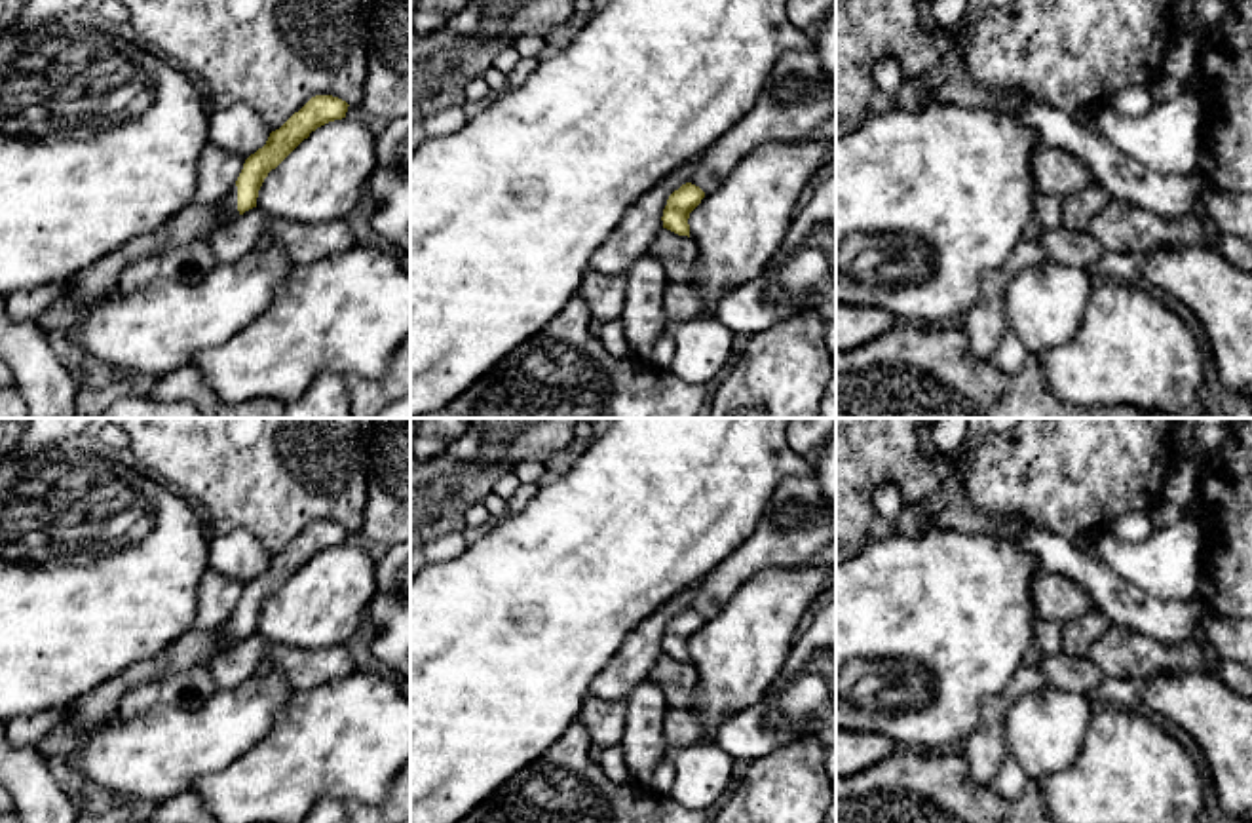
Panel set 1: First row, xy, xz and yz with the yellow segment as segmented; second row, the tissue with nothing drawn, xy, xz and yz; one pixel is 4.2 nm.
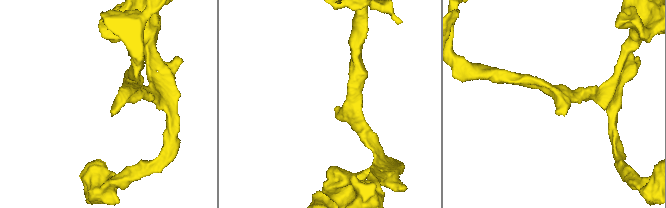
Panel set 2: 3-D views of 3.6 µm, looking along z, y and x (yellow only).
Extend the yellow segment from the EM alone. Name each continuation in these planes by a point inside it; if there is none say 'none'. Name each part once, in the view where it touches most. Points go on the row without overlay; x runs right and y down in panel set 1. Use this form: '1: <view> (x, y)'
1: xy (228, 637)

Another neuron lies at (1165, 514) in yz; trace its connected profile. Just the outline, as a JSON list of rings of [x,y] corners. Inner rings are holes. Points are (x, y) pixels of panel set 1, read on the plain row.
[[[1161,500],[1159,506],[1149,513],[1155,528],[1172,525],[1184,517],[1182,509],[1174,504]]]

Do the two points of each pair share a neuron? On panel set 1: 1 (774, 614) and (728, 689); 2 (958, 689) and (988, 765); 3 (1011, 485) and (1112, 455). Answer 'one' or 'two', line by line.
1: one
2: two
3: one

